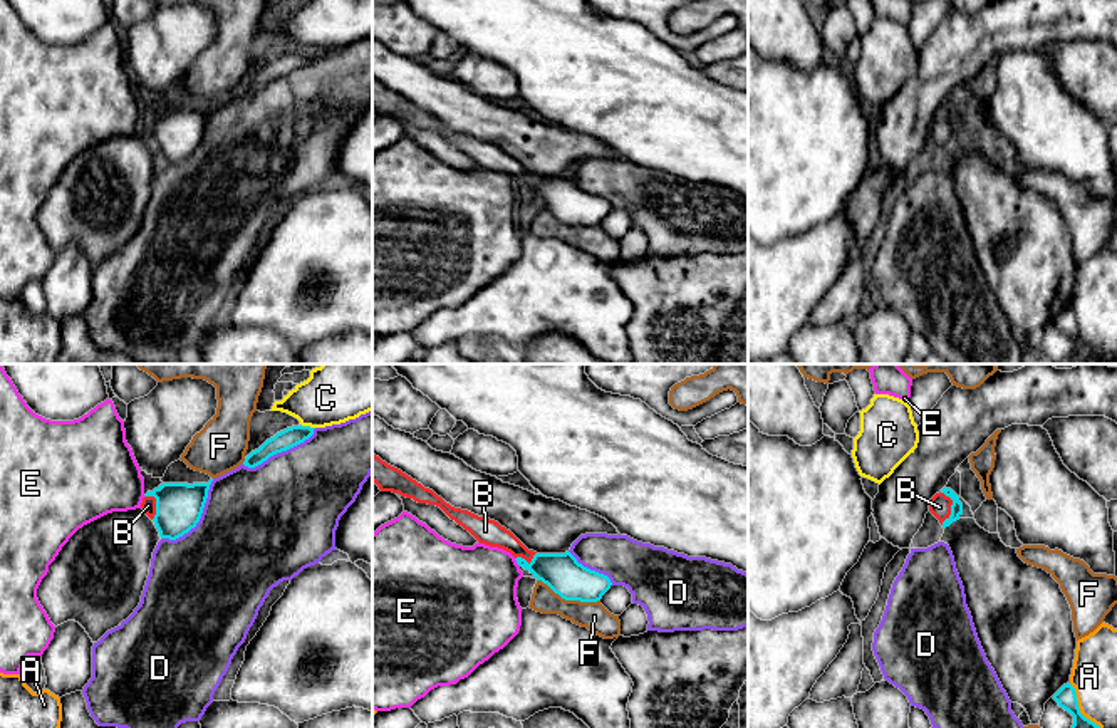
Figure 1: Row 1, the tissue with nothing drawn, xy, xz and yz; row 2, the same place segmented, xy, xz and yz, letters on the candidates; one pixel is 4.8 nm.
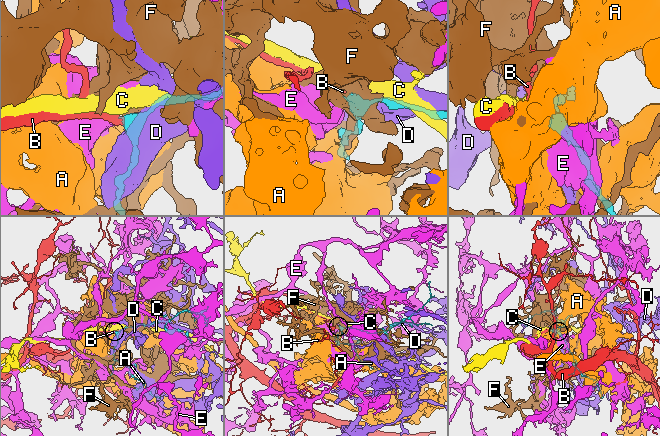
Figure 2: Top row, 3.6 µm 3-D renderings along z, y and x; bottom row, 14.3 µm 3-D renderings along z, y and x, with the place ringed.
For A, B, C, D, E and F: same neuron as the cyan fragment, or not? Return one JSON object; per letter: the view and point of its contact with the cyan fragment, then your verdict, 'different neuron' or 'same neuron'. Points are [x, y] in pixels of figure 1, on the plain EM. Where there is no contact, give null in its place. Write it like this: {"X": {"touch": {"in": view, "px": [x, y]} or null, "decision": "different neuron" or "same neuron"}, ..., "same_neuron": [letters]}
{"A": {"touch": {"in": "yz", "px": [1080, 338]}, "decision": "different neuron"}, "B": {"touch": {"in": "yz", "px": [951, 131]}, "decision": "same neuron"}, "C": {"touch": {"in": "xy", "px": [307, 51]}, "decision": "different neuron"}, "D": {"touch": {"in": "xy", "px": [200, 141]}, "decision": "different neuron"}, "E": {"touch": {"in": "xz", "px": [517, 187]}, "decision": "different neuron"}, "F": {"touch": {"in": "xz", "px": [569, 223]}, "decision": "different neuron"}, "same_neuron": ["B"]}

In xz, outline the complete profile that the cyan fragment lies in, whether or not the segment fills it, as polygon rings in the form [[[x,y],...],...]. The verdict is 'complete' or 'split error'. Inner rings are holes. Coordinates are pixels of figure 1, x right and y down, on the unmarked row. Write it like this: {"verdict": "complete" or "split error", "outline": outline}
{"verdict": "split error", "outline": [[[372,77],[372,106],[381,116],[399,117],[418,127],[439,131],[451,144],[468,154],[480,168],[510,176],[517,188],[537,205],[547,208],[565,225],[597,226],[610,213],[607,200],[590,195],[570,178],[537,178],[528,174],[510,154],[498,146],[455,133],[433,114],[387,89]]]}

